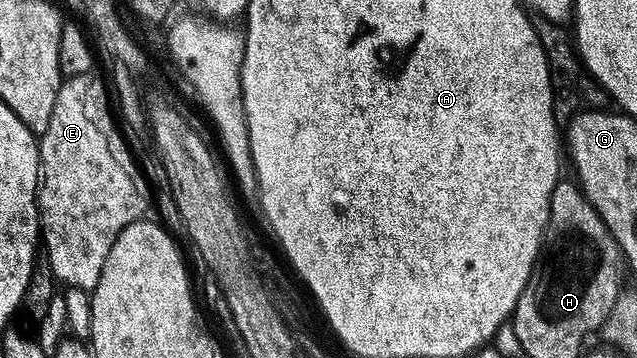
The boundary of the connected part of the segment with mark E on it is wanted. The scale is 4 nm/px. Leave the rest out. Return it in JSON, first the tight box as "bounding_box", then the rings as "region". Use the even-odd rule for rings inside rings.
{"bounding_box":[37,71,147,291],"region":[[[92,71],[69,77],[60,84],[49,127],[38,138],[41,184],[37,200],[41,241],[45,249],[47,245],[45,259],[51,264],[56,282],[88,291],[97,287],[101,267],[105,267],[105,259],[109,259],[109,247],[116,235],[129,223],[140,220],[147,209],[146,203],[139,201],[136,210],[111,213],[115,205],[119,209],[126,207],[131,177],[111,150],[110,137],[116,118],[112,102],[111,105],[107,102],[108,82],[103,82],[97,74]],[[78,189],[91,189],[87,193],[87,205],[99,213],[71,213],[71,193]]]}

